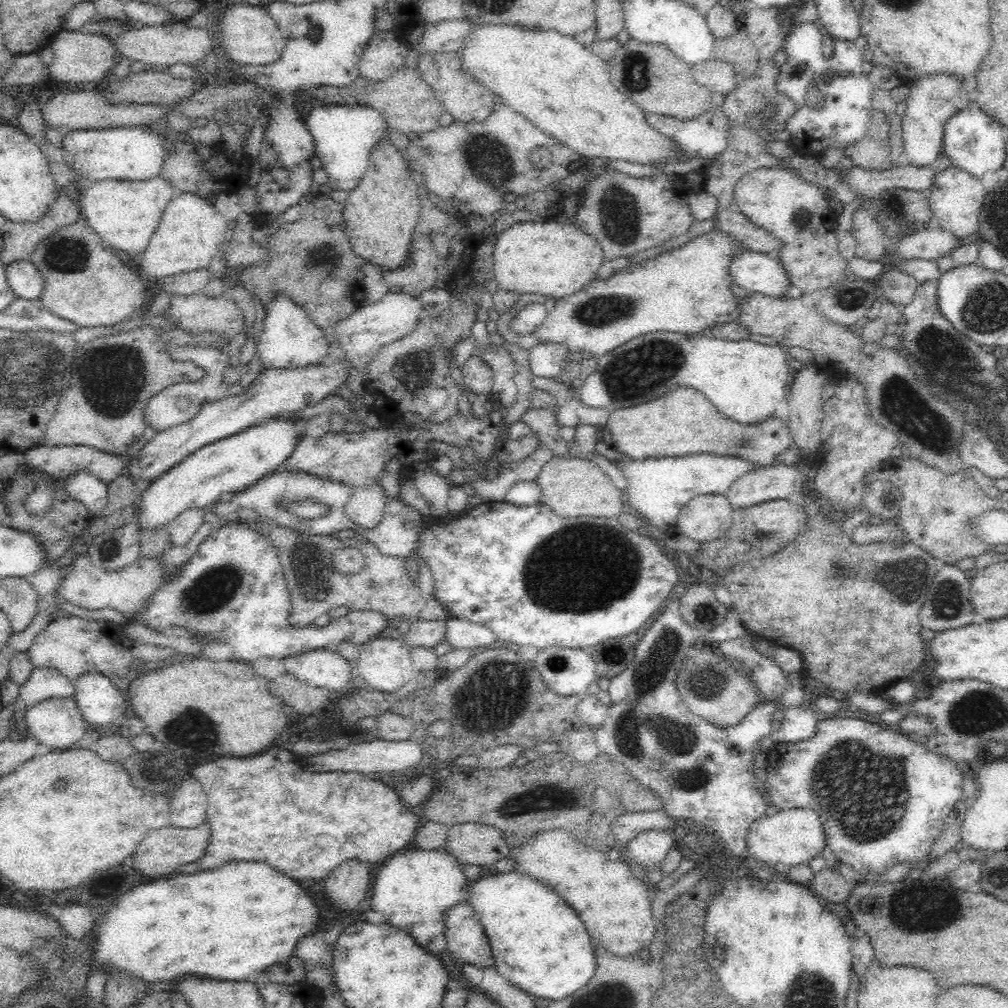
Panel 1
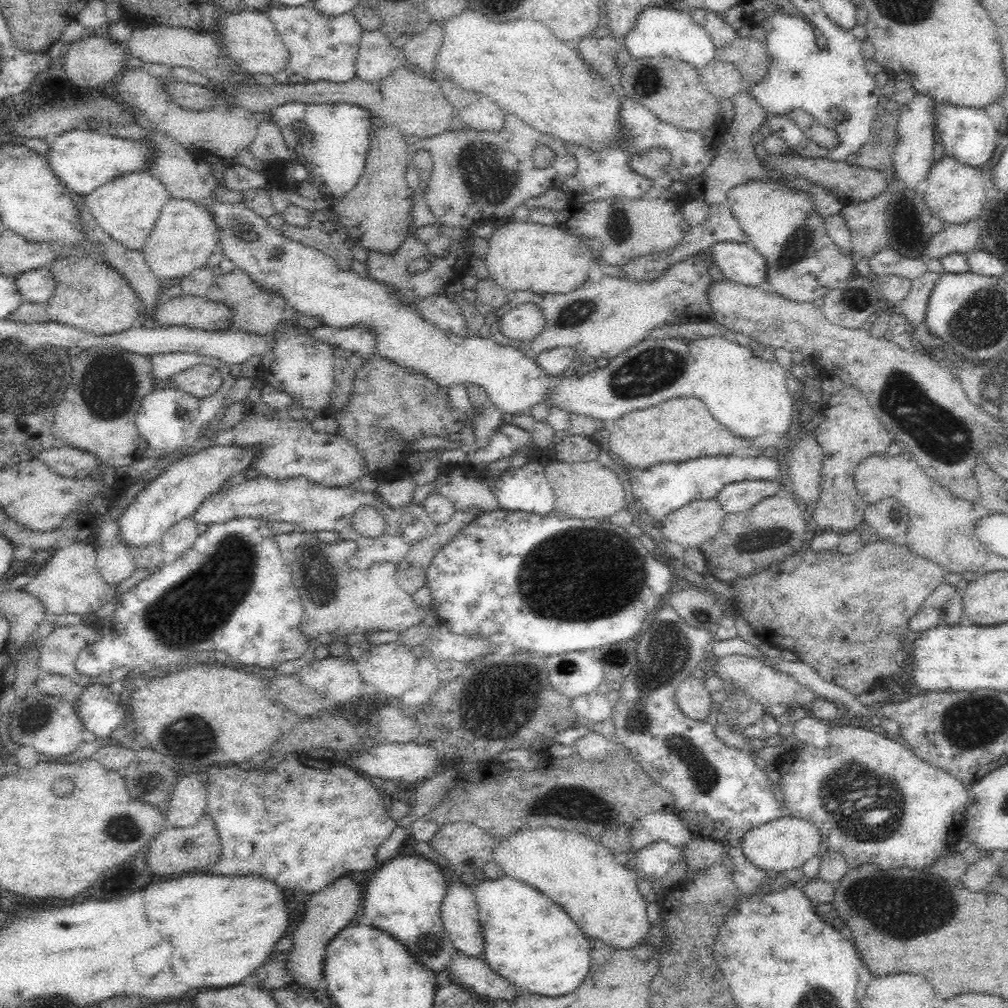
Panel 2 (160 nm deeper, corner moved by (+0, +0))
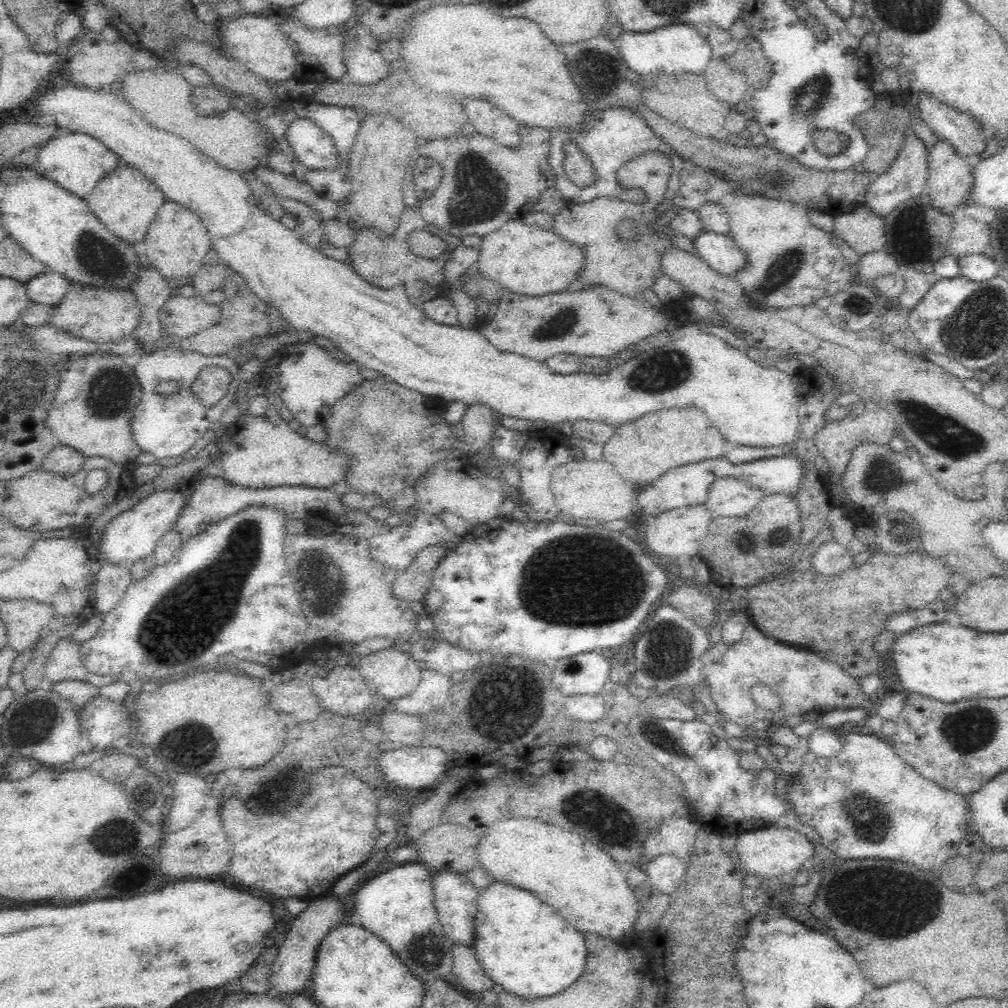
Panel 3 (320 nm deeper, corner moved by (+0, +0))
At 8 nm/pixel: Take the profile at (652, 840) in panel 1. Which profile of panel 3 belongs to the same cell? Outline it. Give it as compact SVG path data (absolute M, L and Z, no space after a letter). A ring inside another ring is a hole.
M662 854L644 866L648 883L654 892L669 895L687 879L686 862L672 854Z

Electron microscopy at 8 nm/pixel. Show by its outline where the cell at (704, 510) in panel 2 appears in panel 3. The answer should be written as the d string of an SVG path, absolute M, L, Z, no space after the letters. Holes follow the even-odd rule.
M706 505L685 506L652 518L644 524L644 542L652 554L678 560L689 561L698 554L698 546L708 532L713 515L706 509Z

